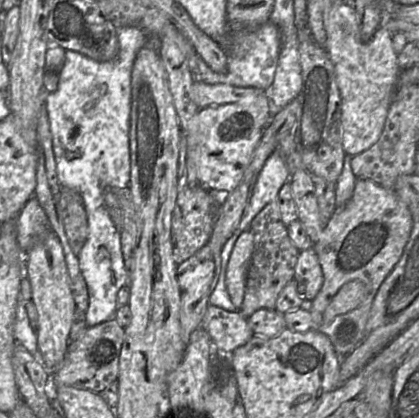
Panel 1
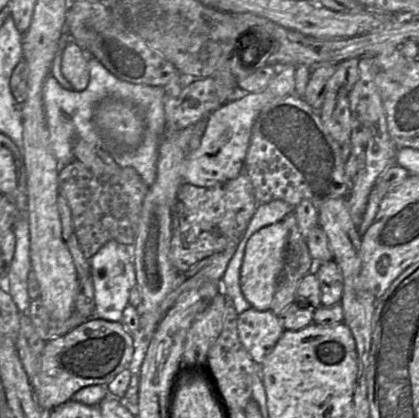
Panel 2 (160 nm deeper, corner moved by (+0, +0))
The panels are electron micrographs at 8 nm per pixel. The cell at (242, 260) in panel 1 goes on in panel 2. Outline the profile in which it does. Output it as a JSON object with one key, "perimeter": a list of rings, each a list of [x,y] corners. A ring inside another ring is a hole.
{"perimeter":[[[279,221],[259,229],[247,241],[239,284],[243,296],[256,310],[266,311],[270,308],[284,266],[287,238],[288,230],[283,221]]]}

